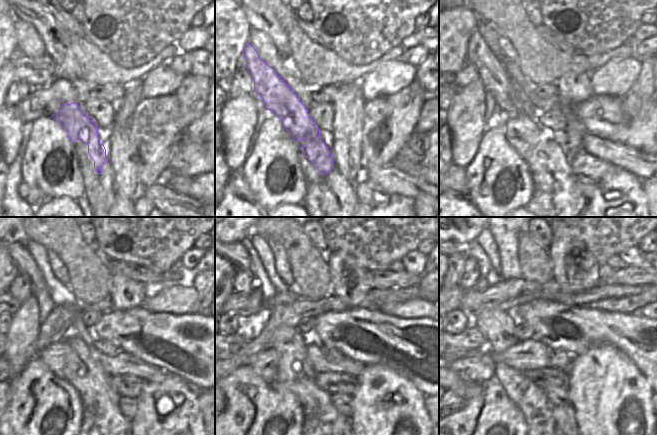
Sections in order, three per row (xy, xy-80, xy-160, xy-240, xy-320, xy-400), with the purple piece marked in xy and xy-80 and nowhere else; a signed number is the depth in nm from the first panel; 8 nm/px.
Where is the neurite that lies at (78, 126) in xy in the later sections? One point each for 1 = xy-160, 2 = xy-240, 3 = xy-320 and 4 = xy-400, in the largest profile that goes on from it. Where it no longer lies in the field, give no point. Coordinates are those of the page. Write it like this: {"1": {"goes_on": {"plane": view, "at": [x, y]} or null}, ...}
{"1": {"goes_on": {"plane": "xy-160", "at": [497, 83]}}, "2": {"goes_on": {"plane": "xy-240", "at": [23, 260]}}, "3": {"goes_on": {"plane": "xy-320", "at": [235, 252]}}, "4": {"goes_on": {"plane": "xy-400", "at": [459, 249]}}}

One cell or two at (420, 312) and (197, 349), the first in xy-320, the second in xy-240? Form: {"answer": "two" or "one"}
{"answer": "two"}

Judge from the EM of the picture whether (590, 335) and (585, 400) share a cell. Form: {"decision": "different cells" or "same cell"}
{"decision": "different cells"}

